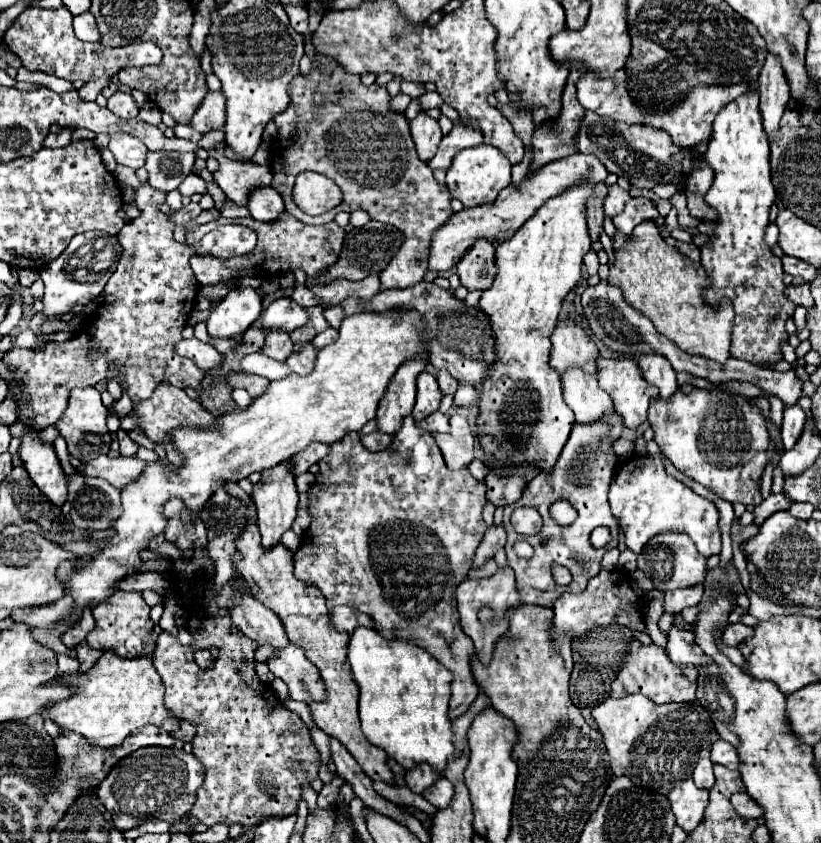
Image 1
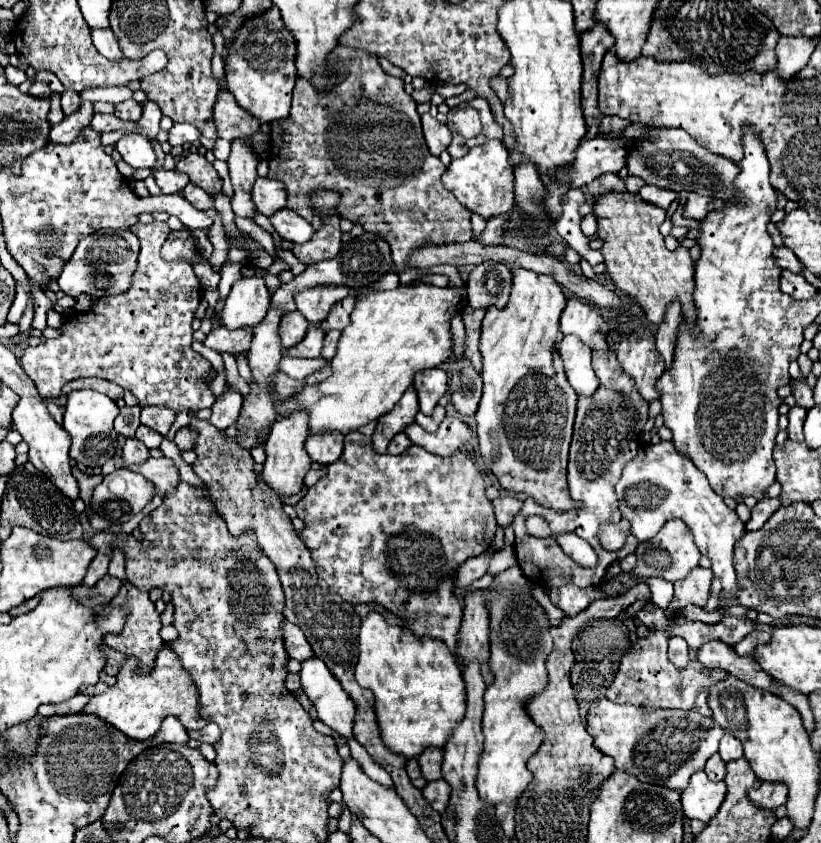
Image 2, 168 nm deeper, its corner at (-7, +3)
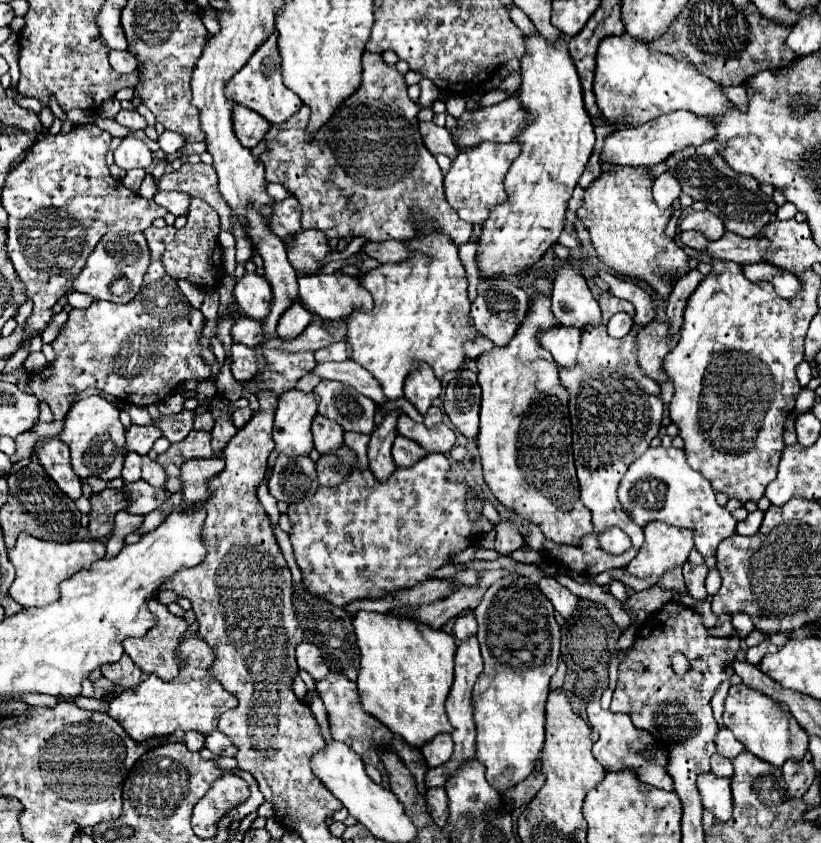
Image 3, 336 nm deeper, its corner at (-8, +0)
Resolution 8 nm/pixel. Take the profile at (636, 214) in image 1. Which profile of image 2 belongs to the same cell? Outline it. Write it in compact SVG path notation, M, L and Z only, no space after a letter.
M643 186L643 188L639 190L639 196L641 196L645 202L655 204L655 206L659 206L659 208L663 208L663 210L667 210L669 204L677 198L675 192L663 190L663 188L657 188L657 186Z

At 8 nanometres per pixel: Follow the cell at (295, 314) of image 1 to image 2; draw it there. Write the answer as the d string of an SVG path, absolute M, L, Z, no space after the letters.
M317 286L313 290L305 290L295 294L297 312L301 312L309 324L319 324L327 318L331 306L343 300L347 294L349 288L345 286Z

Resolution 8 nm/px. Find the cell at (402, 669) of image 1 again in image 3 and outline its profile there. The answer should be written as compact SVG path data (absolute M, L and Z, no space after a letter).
M366 611L356 613L354 633L356 633L356 645L360 649L360 669L356 683L364 711L376 717L392 733L400 735L408 745L414 747L422 747L438 733L452 733L452 725L444 711L444 701L454 681L456 639L446 631L426 627L424 623L414 623L414 619L400 619L396 615L366 613Z

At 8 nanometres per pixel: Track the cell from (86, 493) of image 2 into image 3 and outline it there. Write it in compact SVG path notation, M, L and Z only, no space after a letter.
M104 489L98 495L90 497L92 503L92 513L90 513L90 525L88 531L94 539L102 539L112 533L114 527L114 517L116 513L126 507L126 499L122 499L122 489Z

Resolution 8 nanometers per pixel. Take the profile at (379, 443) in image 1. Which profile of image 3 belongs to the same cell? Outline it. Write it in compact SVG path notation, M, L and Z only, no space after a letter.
M402 435L396 437L394 447L392 447L392 457L394 457L394 463L398 467L412 467L418 459L422 459L426 455L428 453L418 443L414 443L412 439L406 439Z

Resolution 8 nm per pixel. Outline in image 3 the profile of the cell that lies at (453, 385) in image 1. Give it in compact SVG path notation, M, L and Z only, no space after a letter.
M464 369L458 379L446 385L444 411L460 435L464 435L468 441L474 441L478 437L480 385L474 371Z

